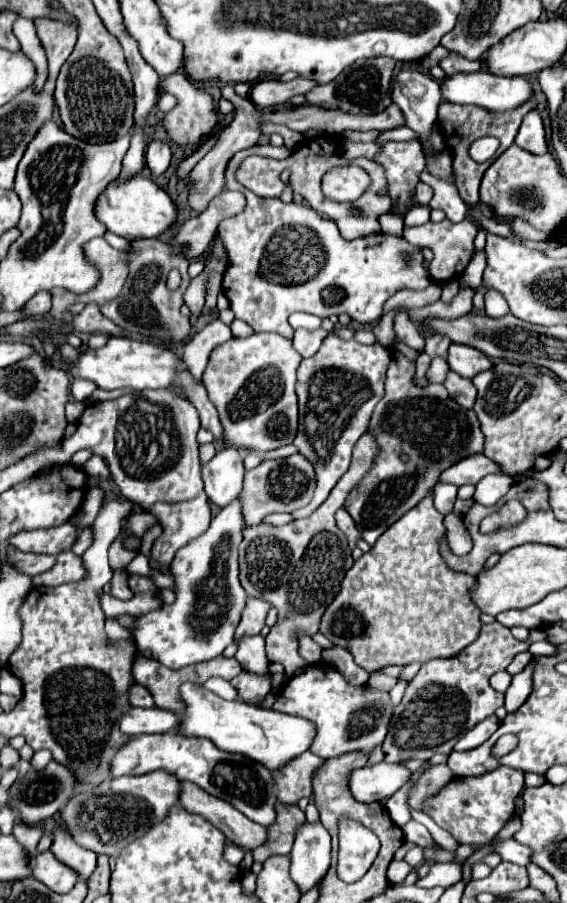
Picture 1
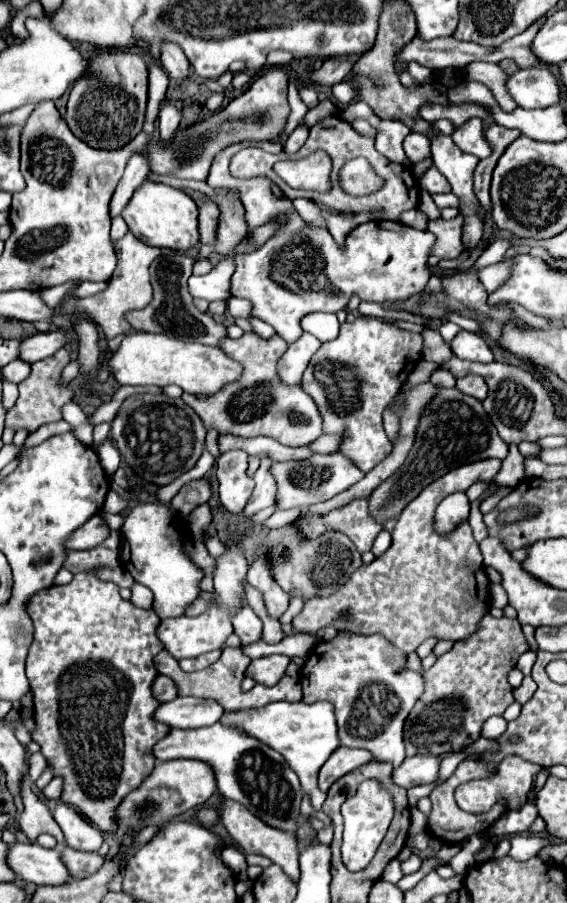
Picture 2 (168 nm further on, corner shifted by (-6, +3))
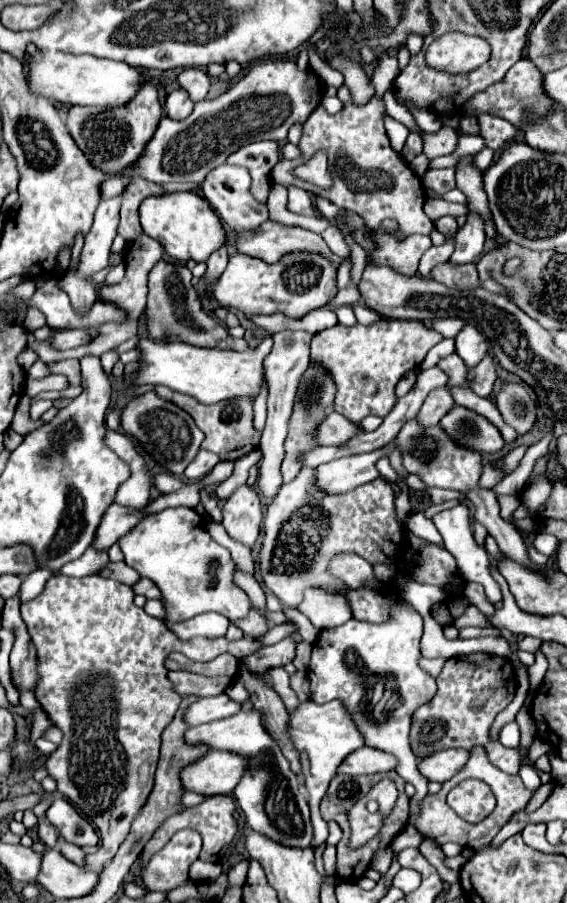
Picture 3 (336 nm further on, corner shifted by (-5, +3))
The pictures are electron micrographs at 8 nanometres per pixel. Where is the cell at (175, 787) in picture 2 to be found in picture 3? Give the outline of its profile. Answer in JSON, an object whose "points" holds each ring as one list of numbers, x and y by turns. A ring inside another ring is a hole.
{"points":[[209,750,207,756,183,768,181,780,185,790,205,796,231,794,247,770,247,758,235,752]]}

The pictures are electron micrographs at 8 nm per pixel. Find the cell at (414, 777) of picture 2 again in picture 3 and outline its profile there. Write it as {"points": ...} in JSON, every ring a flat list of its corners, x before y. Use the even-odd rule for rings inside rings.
{"points":[[451,748,443,752,435,752,435,756,427,756,419,762,419,770,423,776,435,782,445,782,453,778,469,760,469,752,463,748]]}

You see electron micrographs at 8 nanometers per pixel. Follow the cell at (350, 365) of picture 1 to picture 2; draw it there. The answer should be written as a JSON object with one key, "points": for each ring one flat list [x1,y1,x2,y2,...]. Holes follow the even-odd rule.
{"points":[[358,316,354,322,340,324,338,338,324,342,320,350,312,356,306,372,302,374,302,390,312,396,312,400,318,406,318,412,322,416,322,430,324,434,340,434,342,442,338,446,338,452,356,468,364,468,364,472,372,470,390,448,390,440,382,428,382,412,388,408,388,404,396,398,402,384,414,370,414,366,420,360,420,334,400,330,388,322,382,322,378,318,366,318]]}

